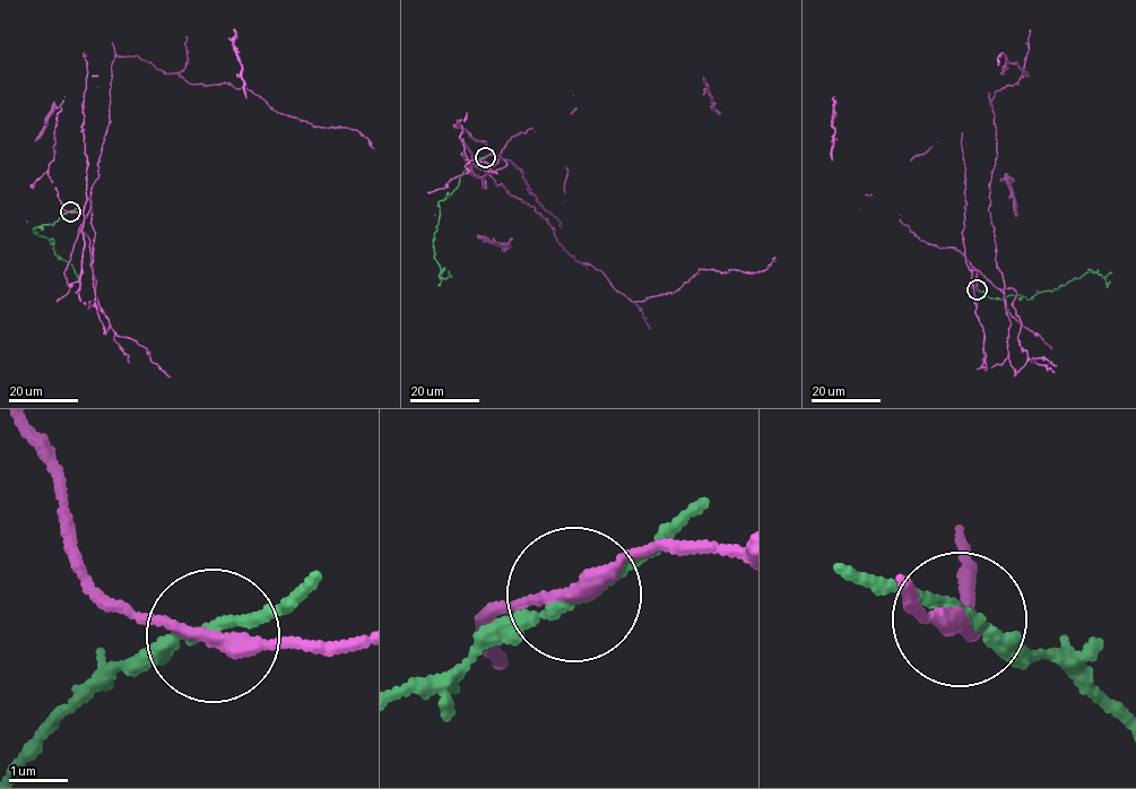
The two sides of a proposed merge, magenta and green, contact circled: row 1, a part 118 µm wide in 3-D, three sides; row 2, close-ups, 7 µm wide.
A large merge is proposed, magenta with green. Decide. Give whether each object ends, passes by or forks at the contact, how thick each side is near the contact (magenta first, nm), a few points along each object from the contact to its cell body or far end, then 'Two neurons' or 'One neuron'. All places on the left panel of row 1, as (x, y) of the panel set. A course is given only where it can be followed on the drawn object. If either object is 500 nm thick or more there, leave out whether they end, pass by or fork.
At the ring magenta passes by. At the ring green passes by. Thickness 240 nm (magenta) against 150 nm. Course of magenta: (70, 211), (90, 202), (80, 230), (105, 332), (90, 189), (118, 57), (245, 87), (374, 148). Course of green: (70, 211), (52, 225), (44, 224), (33, 230), (37, 234), (33, 232), (48, 239), (55, 254), (80, 275). Two neurons

